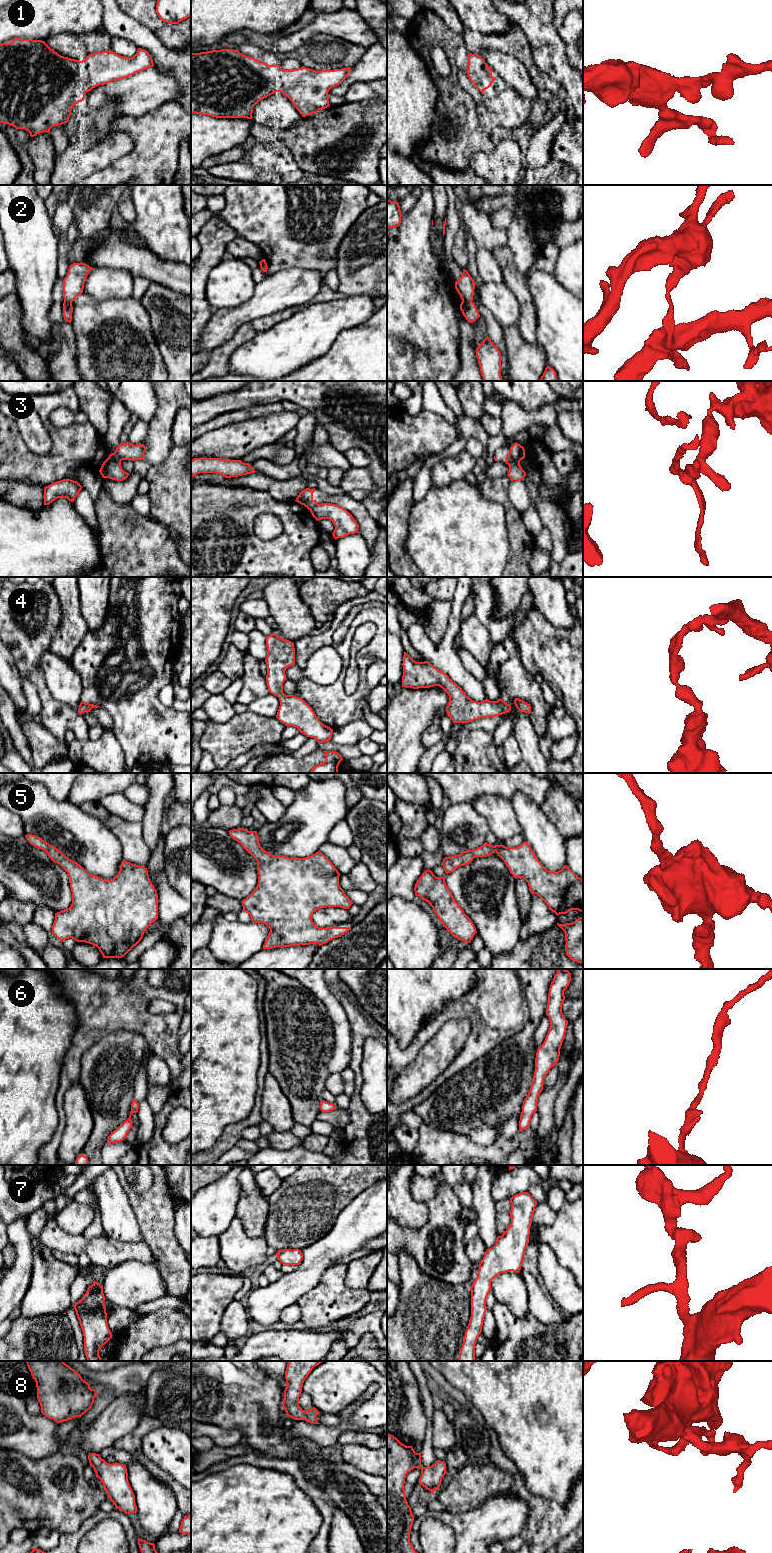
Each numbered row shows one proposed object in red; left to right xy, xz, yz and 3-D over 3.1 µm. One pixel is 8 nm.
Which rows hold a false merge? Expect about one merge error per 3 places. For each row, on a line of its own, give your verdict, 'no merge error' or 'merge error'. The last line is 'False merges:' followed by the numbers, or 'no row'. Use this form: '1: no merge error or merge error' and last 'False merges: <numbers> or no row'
1: no merge error
2: merge error
3: merge error
4: no merge error
5: no merge error
6: no merge error
7: no merge error
8: no merge error
False merges: 2, 3

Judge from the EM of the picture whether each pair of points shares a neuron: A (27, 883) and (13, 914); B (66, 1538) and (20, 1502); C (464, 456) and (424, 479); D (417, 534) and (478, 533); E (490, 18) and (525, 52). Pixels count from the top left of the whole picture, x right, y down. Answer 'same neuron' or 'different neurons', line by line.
A: different neurons
B: different neurons
C: different neurons
D: same neuron
E: different neurons

